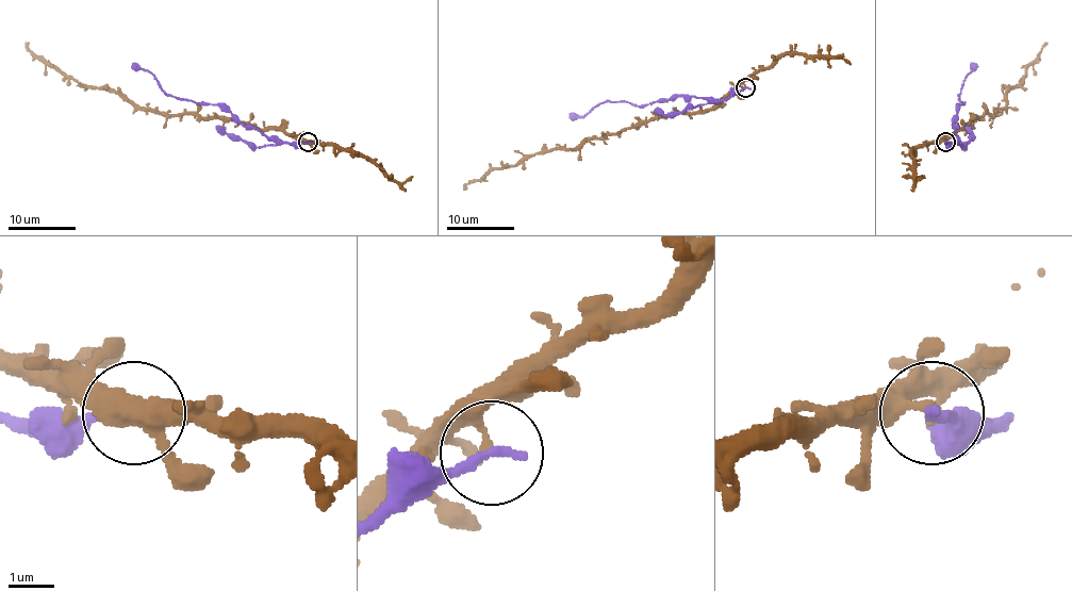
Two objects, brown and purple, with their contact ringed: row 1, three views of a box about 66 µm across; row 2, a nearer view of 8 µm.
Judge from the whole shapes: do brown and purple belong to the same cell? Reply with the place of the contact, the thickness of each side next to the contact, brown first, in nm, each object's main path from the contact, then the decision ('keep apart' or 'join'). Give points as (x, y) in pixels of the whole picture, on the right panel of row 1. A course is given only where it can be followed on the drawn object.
(945, 142) | 240/280 nm | brown via (945, 143), (941, 141), (970, 127), (985, 114), (1000, 111), (1005, 95), (1022, 80), (1048, 43) | purple via (945, 143), (957, 141), (954, 115), (962, 103), (959, 95), (973, 69), (971, 66) | keep apart

